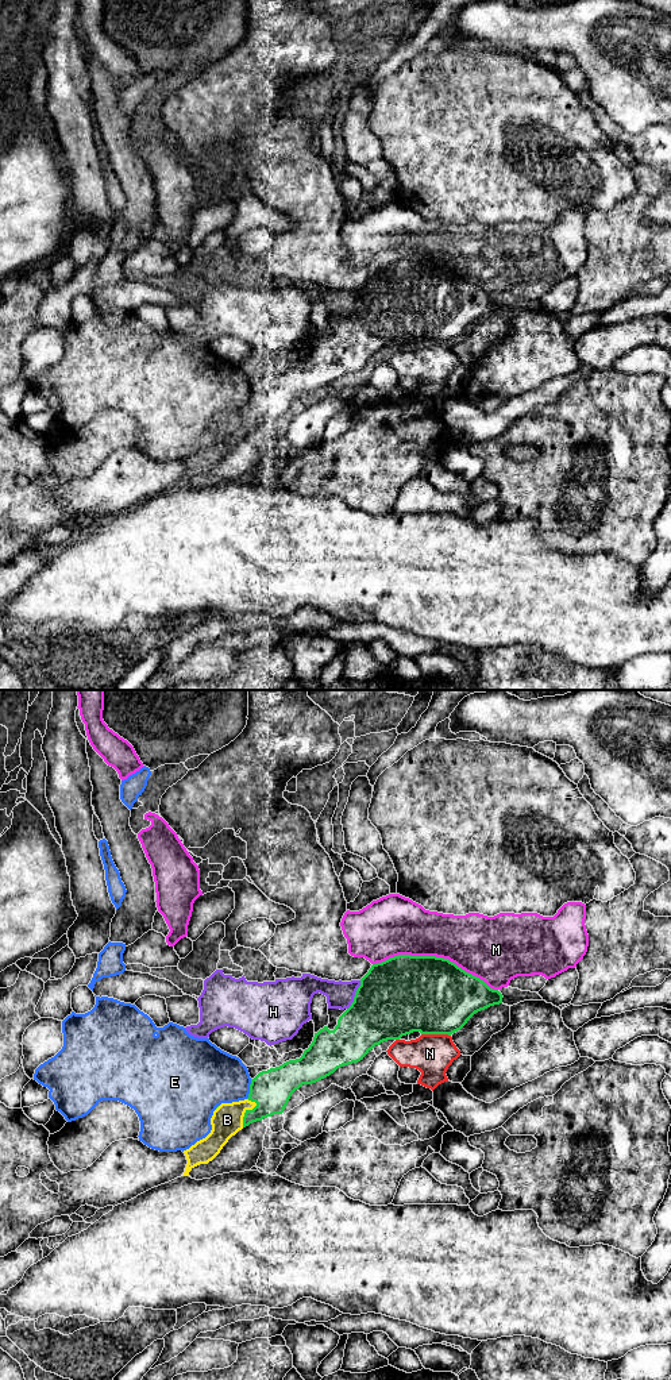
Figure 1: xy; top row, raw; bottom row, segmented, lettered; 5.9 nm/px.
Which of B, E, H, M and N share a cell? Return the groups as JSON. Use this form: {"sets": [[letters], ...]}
{"sets": [["B"], ["E"], ["H"], ["M"], ["N"]]}

